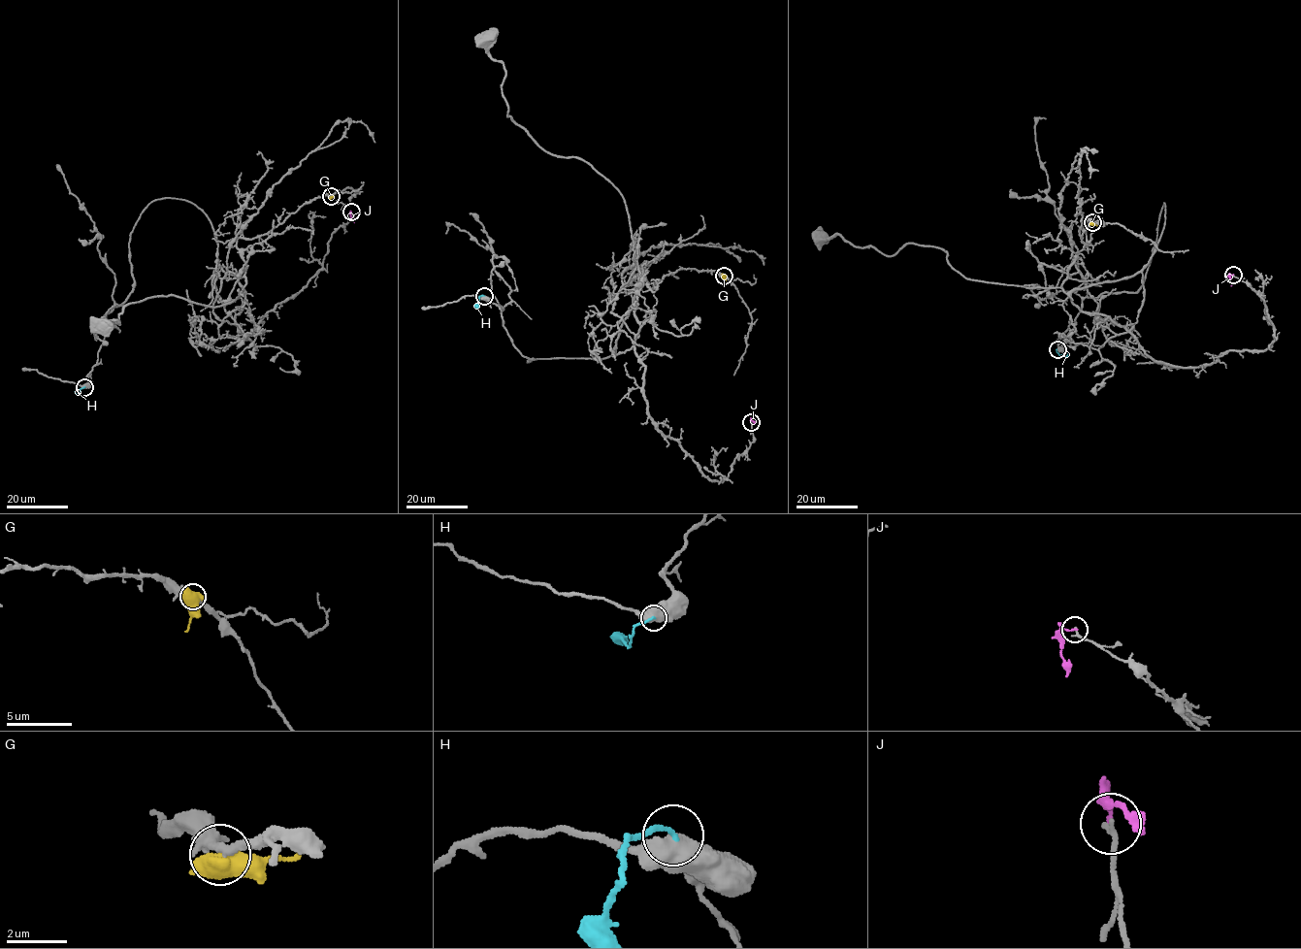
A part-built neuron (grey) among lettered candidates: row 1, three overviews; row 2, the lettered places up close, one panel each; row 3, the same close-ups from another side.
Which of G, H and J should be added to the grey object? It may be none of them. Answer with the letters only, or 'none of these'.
none of these

